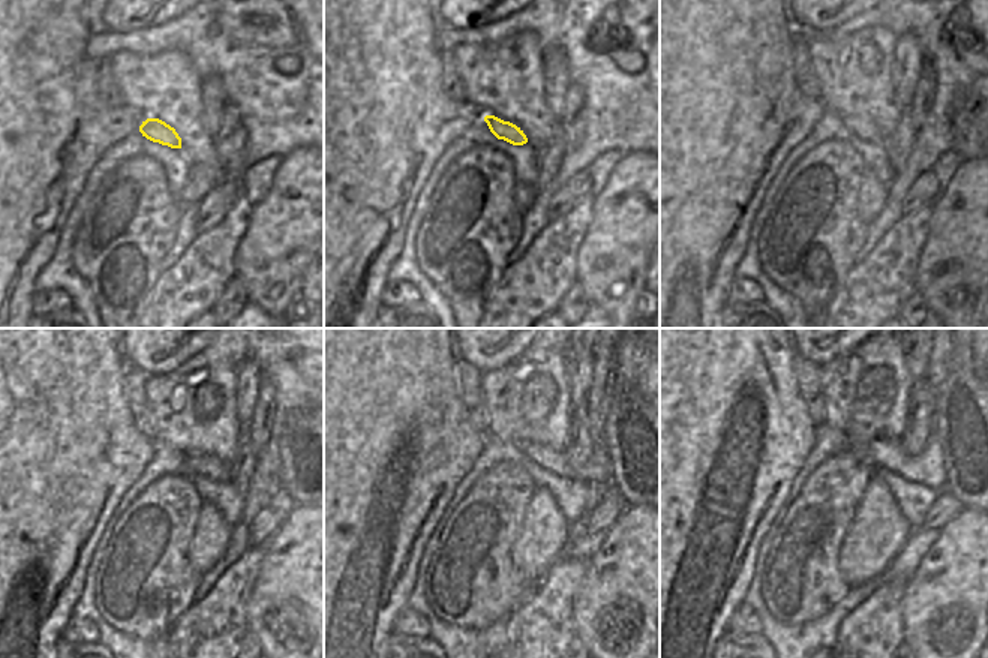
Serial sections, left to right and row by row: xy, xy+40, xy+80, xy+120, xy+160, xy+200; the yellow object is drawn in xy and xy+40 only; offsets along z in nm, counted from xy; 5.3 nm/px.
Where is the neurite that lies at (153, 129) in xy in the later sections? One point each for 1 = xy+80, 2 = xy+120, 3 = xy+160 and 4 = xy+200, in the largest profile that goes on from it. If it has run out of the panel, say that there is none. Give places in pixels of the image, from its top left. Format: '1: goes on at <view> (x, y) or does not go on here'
1: goes on at xy+80 (861, 126)
2: goes on at xy+120 (195, 462)
3: goes on at xy+160 (556, 462)
4: goes on at xy+200 (927, 468)

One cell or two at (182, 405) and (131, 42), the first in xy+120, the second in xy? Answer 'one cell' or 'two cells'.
two cells

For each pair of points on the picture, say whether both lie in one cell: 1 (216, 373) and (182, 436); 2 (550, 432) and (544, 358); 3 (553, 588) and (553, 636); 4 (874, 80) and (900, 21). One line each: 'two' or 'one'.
1: one
2: one
3: one
4: two

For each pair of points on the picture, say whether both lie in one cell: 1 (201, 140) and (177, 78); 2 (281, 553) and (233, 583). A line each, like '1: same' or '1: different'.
1: same
2: different

